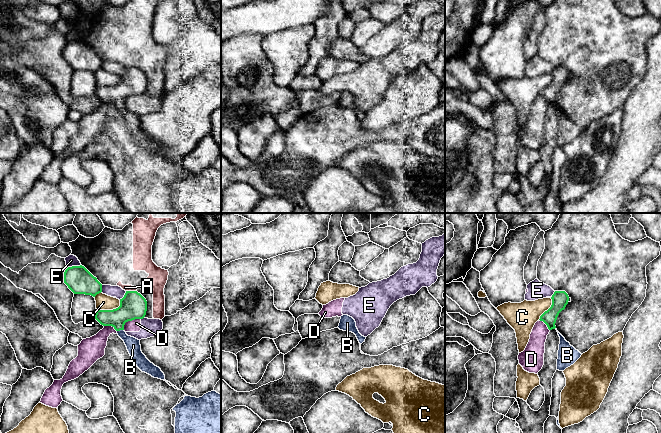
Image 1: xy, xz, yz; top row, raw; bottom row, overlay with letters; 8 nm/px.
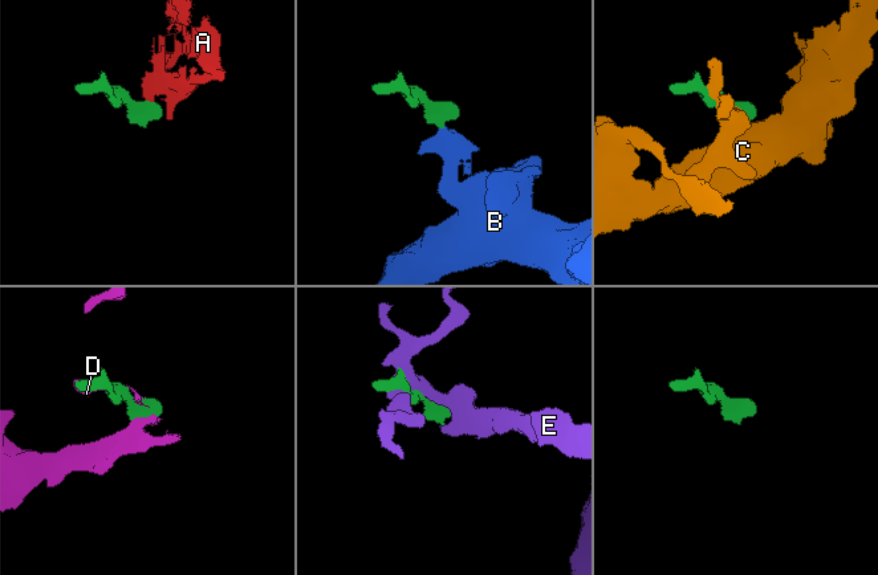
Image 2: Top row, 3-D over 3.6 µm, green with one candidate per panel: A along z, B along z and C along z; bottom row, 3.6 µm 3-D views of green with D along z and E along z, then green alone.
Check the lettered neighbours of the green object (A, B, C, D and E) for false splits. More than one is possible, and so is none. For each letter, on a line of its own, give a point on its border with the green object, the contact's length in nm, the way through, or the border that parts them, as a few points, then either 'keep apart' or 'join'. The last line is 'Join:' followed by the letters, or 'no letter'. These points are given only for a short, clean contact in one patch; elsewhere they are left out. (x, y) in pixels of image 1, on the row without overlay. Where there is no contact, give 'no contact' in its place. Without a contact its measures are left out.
A: meets green in xy at (131, 67); contact 90 nm long; border along xy (126, 66), (136, 67); keep apart
B: meets green in xy at (120, 105); contact 60 nm long; runs through xy (133, 81), (120, 94), (120, 105), (133, 121); join
C: meets green in xy at (110, 86); contact 200 nm long; keep apart
D: meets green in xy at (129, 96); contact 170 nm long; keep apart
E: meets green in xy at (74, 42); contact 110 nm long; keep apart
Join: B

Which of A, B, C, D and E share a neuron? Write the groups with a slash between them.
A / B / C / D E

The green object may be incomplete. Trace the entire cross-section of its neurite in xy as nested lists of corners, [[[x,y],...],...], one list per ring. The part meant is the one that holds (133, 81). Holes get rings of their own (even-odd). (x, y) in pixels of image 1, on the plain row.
[[[126,67],[120,75],[120,82],[113,86],[97,86],[95,95],[103,102],[112,102],[124,117],[137,143],[154,154],[165,156],[161,145],[151,139],[141,127],[140,116],[128,112],[124,101],[128,97],[143,95],[147,87],[146,75],[137,67]]]

